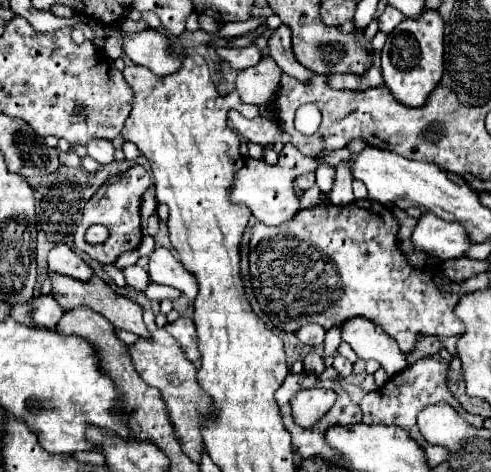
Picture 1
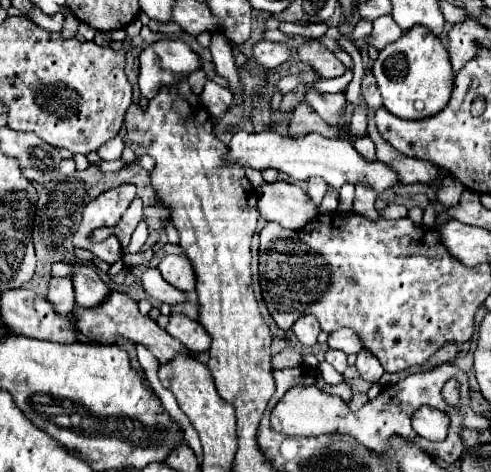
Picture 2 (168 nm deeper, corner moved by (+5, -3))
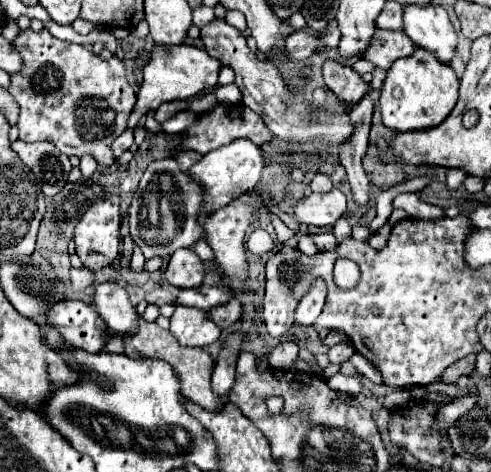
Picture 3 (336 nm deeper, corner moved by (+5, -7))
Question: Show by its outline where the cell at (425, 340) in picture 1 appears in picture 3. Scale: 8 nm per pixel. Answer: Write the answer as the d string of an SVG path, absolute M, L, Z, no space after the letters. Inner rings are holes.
M474 355L464 357L464 359L452 363L452 365L444 371L444 375L440 377L440 381L444 381L444 383L454 383L460 375L470 375L472 367L474 367Z

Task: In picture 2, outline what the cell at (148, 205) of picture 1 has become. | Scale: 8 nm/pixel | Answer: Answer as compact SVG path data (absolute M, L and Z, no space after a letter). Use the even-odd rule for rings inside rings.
M140 221L140 225L136 227L136 231L132 233L132 239L130 239L130 245L124 249L126 255L134 255L134 253L140 253L140 249L144 247L146 243L146 237L148 237L148 229L146 225Z

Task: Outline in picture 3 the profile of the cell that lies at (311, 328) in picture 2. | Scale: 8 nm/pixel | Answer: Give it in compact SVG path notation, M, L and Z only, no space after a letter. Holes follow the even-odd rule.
M318 279L312 289L302 297L298 309L296 309L296 323L302 325L304 329L312 327L314 321L318 319L320 311L322 311L322 305L324 305L324 299L326 299L326 287L324 283Z

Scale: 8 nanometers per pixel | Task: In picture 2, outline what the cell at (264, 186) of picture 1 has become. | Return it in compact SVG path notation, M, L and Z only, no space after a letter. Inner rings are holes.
M264 183L258 191L258 211L264 219L276 221L286 229L298 231L318 213L310 195L292 183Z

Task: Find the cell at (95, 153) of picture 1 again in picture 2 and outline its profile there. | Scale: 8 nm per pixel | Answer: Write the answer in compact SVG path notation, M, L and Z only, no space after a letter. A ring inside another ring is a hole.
M116 135L114 139L110 139L108 143L104 143L100 149L98 149L98 155L104 159L104 161L114 161L122 155L122 149L124 149L124 139L120 135Z

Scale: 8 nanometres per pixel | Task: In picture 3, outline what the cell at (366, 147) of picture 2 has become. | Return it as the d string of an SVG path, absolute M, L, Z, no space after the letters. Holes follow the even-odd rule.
M386 223L382 229L378 229L376 233L372 233L372 235L370 235L370 241L368 241L368 243L370 243L374 249L380 249L380 247L384 247L384 245L386 245L386 241L388 241L390 229L392 229L392 227Z

